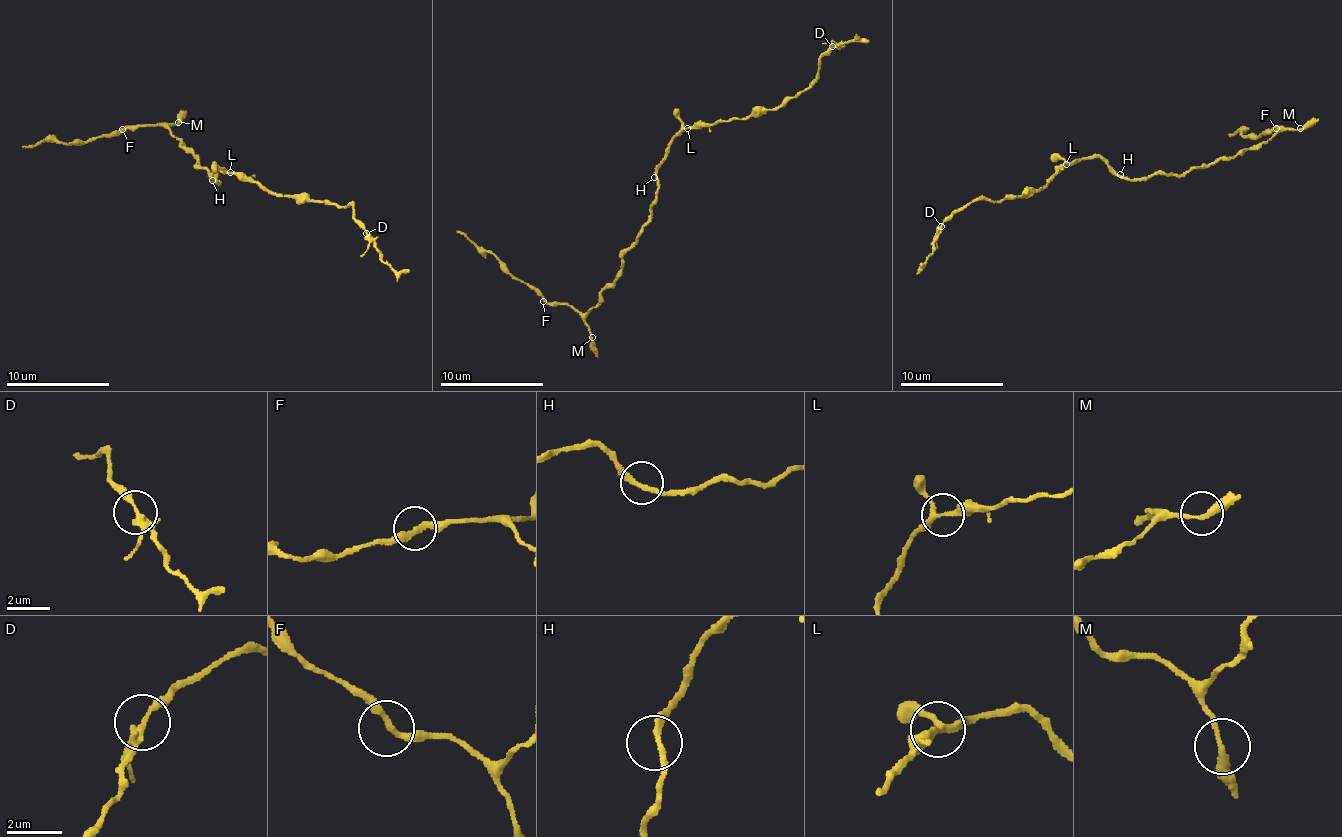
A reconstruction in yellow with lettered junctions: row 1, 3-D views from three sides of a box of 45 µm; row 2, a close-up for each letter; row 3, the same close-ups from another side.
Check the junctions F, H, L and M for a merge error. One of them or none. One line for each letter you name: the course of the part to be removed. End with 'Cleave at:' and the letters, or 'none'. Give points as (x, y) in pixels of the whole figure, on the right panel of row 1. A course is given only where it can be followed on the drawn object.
L: Course of the part to remove: (1065, 163), (1043, 187), (1004, 200), (979, 199), (957, 209), (944, 223), (925, 264), (922, 263)
Cleave at: L

